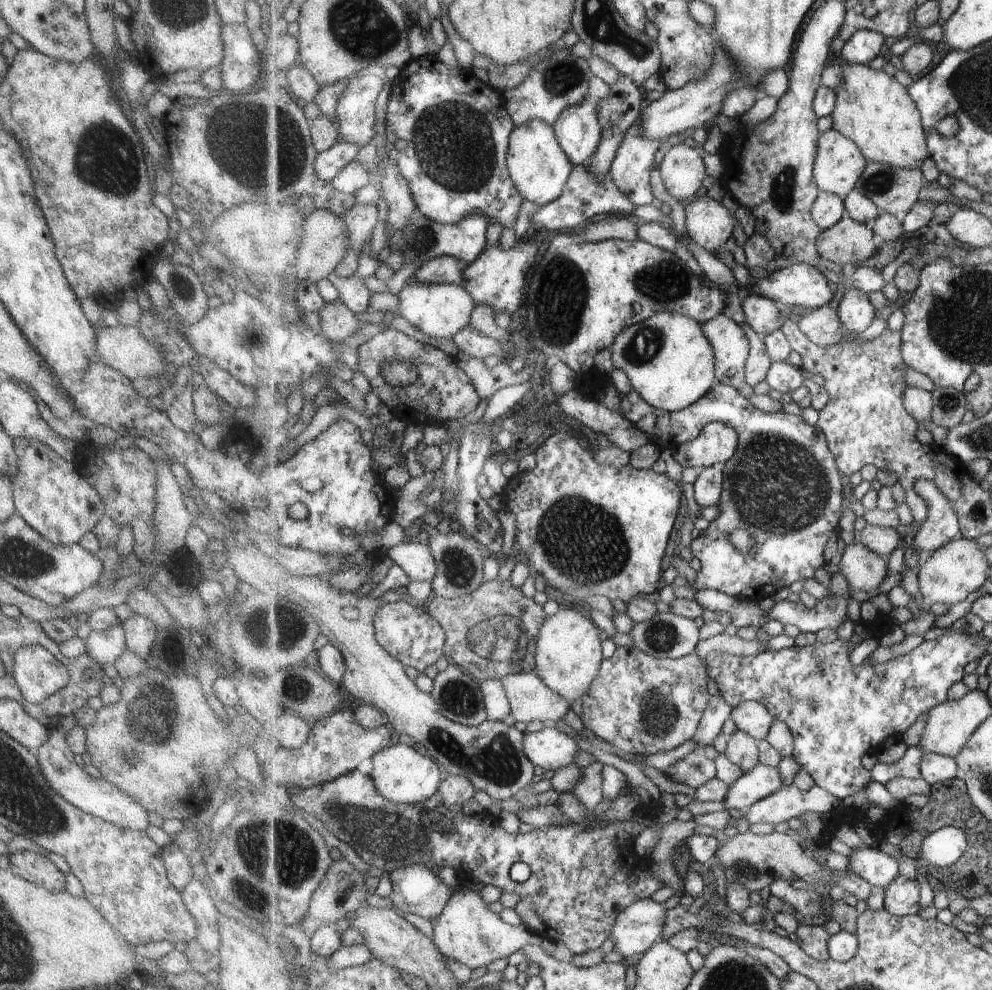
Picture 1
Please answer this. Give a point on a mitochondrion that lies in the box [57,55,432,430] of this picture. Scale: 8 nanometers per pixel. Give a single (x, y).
(258, 149)

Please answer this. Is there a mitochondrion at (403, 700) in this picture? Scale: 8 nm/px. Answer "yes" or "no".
no

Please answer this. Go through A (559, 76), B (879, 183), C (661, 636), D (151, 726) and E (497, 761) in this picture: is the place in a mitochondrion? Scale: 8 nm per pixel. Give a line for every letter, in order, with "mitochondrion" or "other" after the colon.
A: mitochondrion
B: mitochondrion
C: mitochondrion
D: mitochondrion
E: mitochondrion

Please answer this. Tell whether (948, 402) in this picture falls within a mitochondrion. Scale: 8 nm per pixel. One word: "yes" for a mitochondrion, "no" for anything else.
yes

